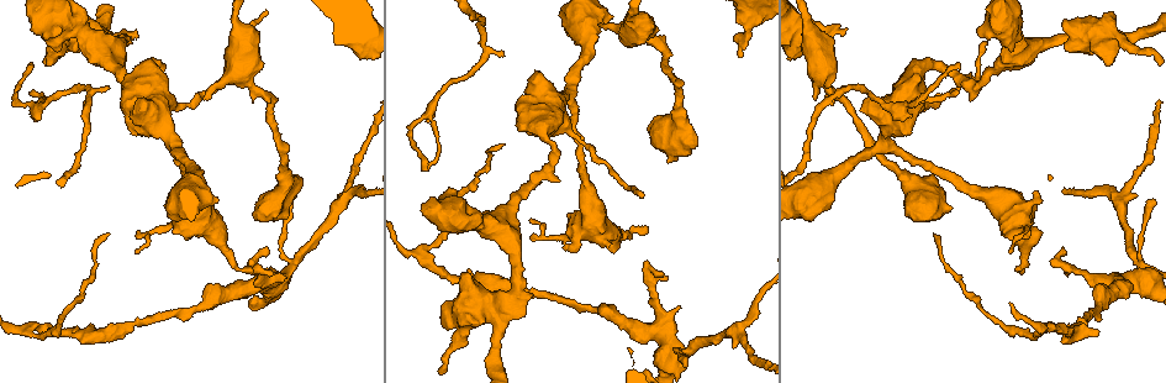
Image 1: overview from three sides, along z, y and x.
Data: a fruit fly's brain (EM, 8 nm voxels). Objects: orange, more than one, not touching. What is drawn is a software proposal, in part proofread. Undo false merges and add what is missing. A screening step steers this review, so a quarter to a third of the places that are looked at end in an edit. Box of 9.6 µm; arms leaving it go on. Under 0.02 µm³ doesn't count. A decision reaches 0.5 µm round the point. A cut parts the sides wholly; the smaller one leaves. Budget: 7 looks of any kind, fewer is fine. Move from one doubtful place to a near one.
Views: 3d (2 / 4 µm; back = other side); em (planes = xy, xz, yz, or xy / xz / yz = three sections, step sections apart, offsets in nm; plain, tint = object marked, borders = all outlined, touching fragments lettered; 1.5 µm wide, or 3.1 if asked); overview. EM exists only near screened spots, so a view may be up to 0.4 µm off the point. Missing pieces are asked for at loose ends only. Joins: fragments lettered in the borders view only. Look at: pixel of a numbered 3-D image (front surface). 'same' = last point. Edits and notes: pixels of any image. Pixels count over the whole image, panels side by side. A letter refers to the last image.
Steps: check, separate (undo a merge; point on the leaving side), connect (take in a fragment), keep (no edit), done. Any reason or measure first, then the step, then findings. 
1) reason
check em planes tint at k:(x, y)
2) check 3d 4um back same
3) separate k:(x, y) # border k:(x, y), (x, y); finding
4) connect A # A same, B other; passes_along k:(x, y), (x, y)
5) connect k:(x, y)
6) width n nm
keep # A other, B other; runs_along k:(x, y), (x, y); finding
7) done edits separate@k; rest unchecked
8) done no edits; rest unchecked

end of a long branch
check 3d 2um back at 1:(642, 195)

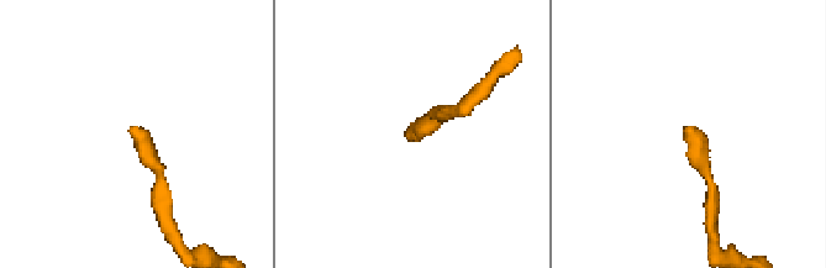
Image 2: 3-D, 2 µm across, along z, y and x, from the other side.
check em xy step 8 tint at 2:(686, 132)

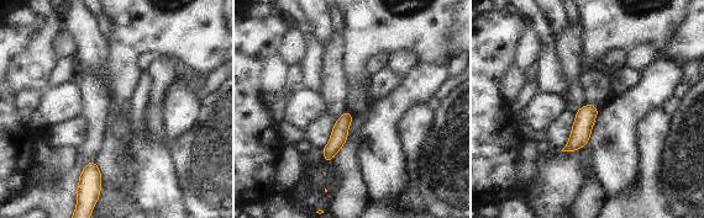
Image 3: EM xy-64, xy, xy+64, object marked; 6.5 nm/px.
check em yz step 4 borders same

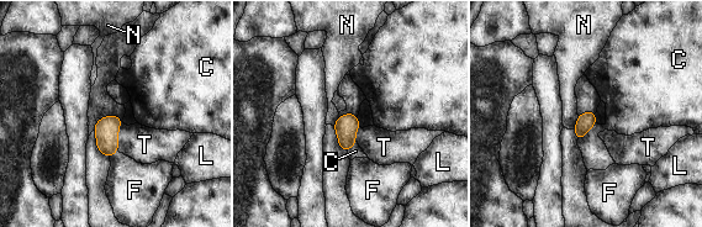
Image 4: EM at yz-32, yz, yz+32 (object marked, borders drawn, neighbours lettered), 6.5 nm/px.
longest_contact T 190 nm
keep # C other, F other, L other, N other, T other; none of them fits

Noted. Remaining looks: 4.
calibre changes
check 3d 4um at 1:(1046, 45)

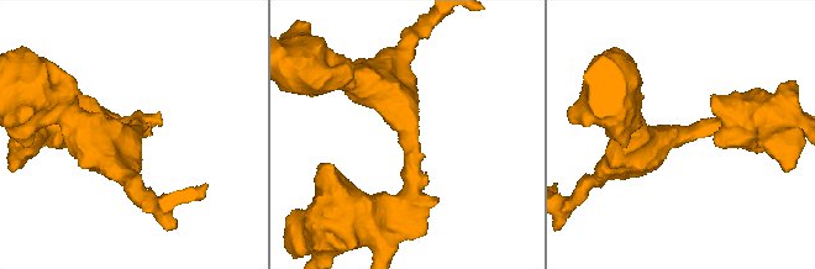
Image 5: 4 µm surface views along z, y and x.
need the tissue
check em yz step 8 borders at 5:(407, 139)

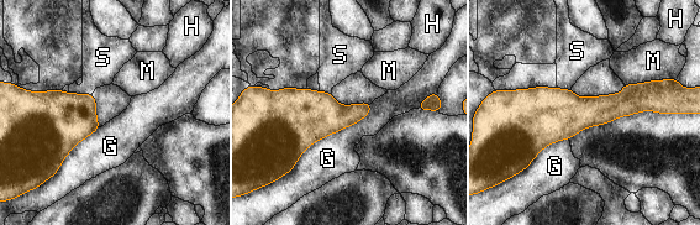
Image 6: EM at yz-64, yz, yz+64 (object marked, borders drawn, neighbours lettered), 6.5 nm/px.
check em planes borders same

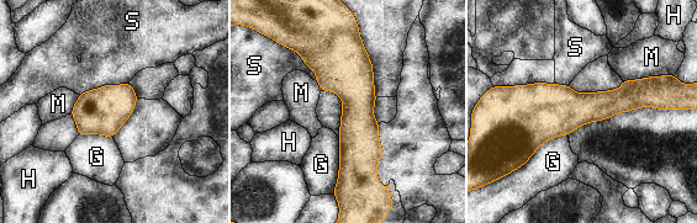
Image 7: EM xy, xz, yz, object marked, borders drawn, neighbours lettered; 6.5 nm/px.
keep # G other, H other, M other, S other; border 7:(339, 139), (339, 171), (332, 194); continuous, no second neuron

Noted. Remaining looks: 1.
done no edits; rest unchecked

